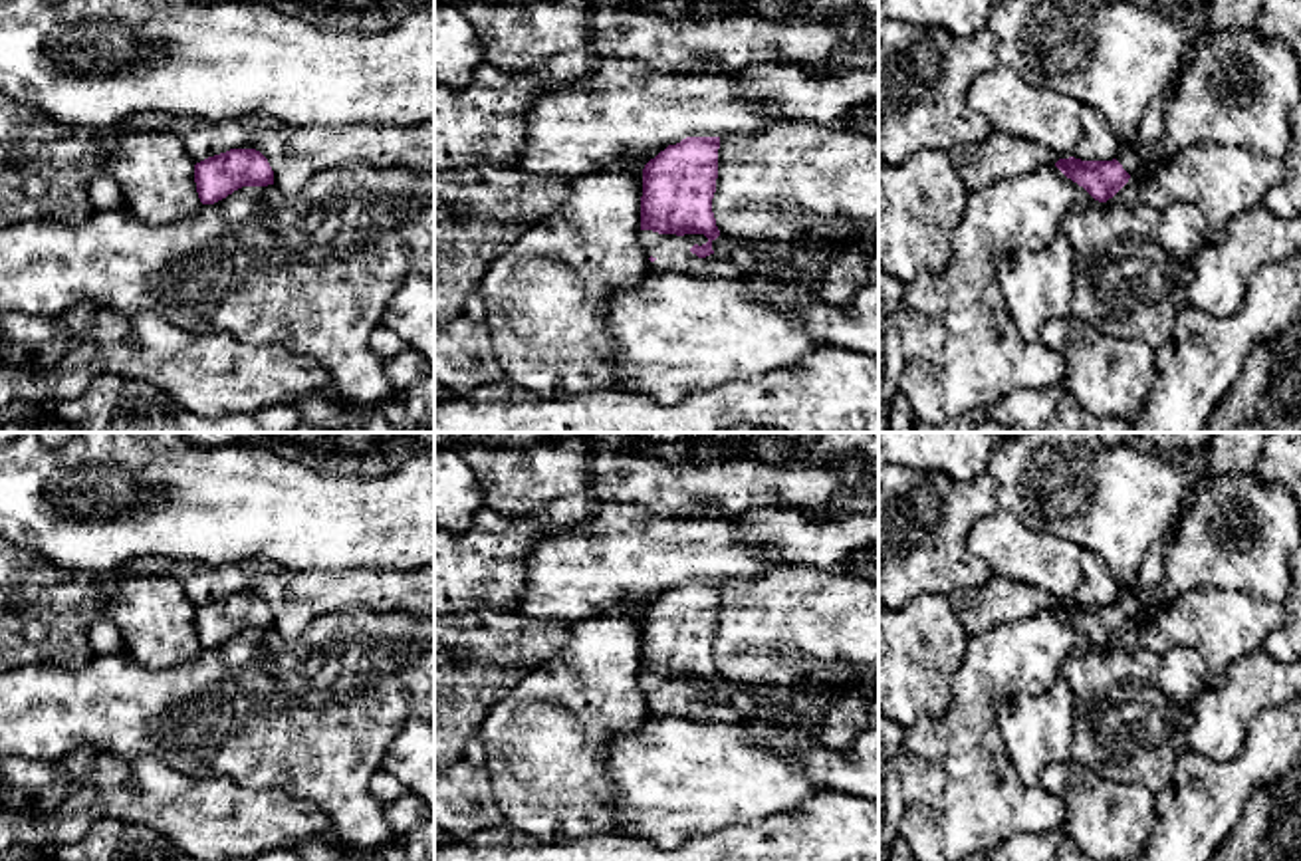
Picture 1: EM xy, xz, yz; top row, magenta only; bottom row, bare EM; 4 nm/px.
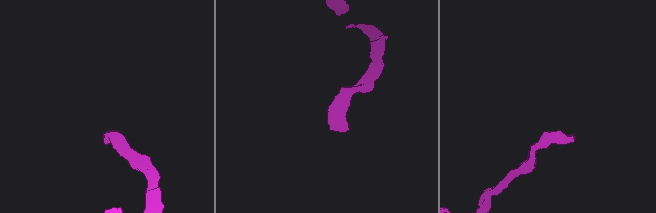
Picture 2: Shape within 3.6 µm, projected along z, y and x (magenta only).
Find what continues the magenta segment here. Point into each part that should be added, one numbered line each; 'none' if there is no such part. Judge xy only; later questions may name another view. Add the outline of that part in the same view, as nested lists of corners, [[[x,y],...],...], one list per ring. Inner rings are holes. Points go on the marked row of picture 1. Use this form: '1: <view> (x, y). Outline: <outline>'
none

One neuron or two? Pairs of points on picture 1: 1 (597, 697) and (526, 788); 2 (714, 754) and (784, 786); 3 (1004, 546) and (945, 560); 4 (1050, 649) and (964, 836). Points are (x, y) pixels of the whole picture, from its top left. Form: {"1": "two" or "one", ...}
{"1": "one", "2": "one", "3": "two", "4": "one"}

